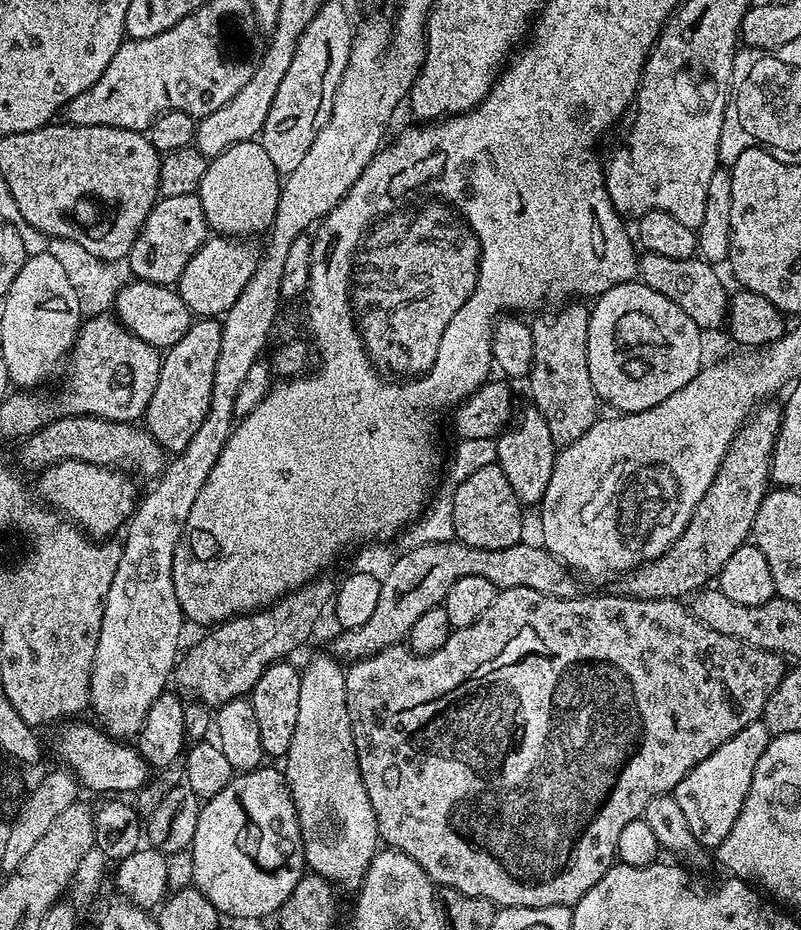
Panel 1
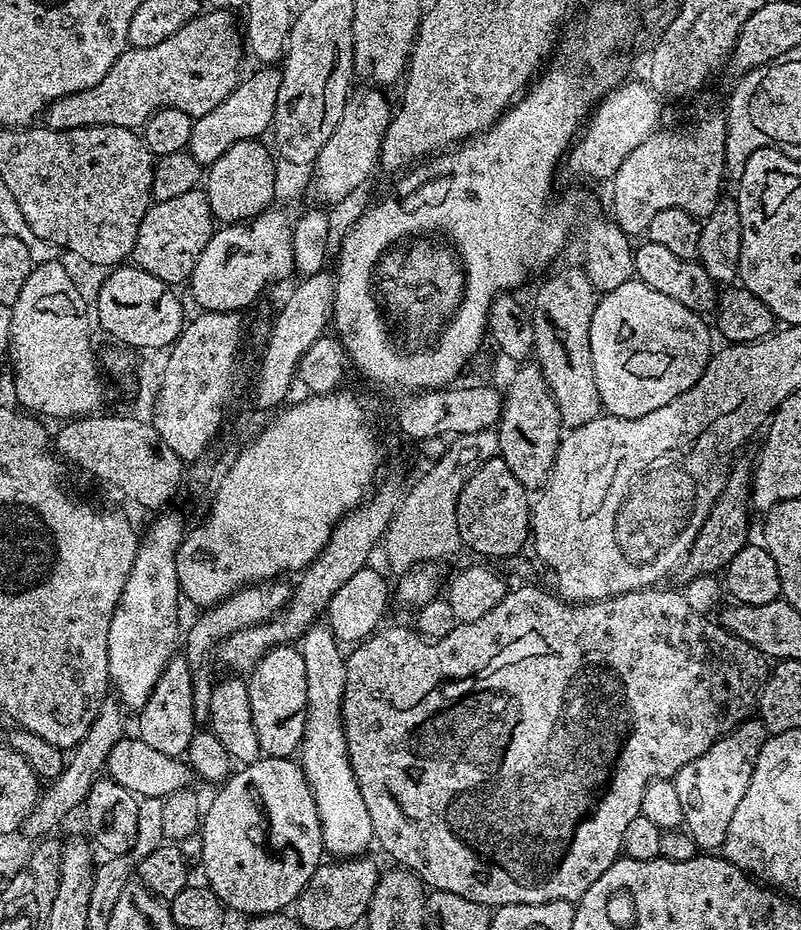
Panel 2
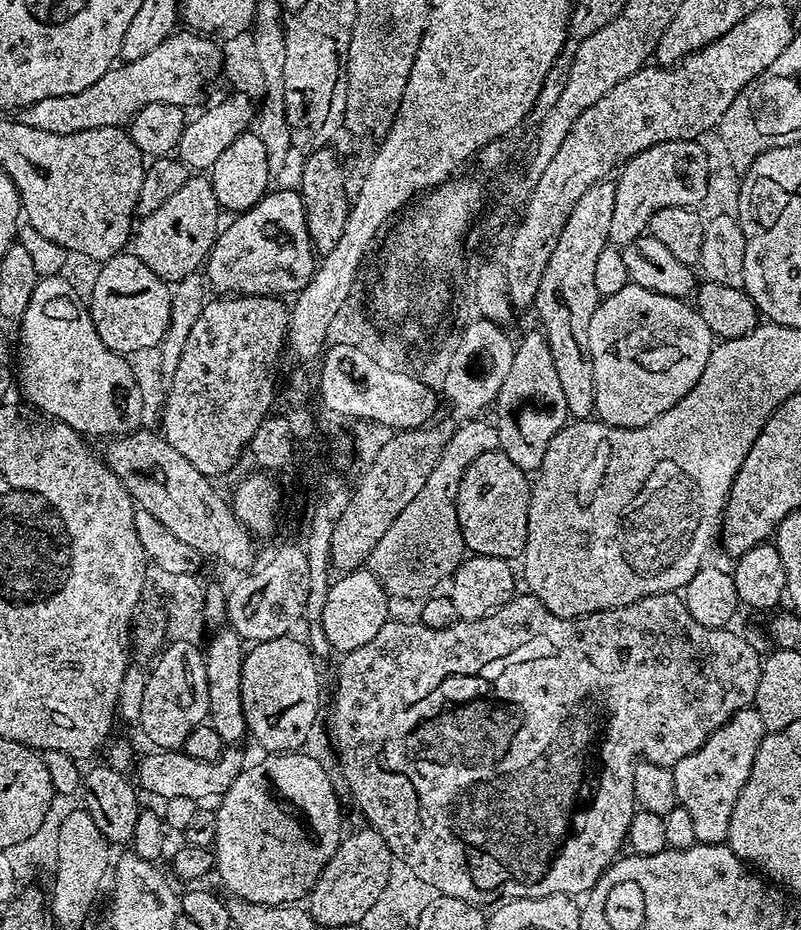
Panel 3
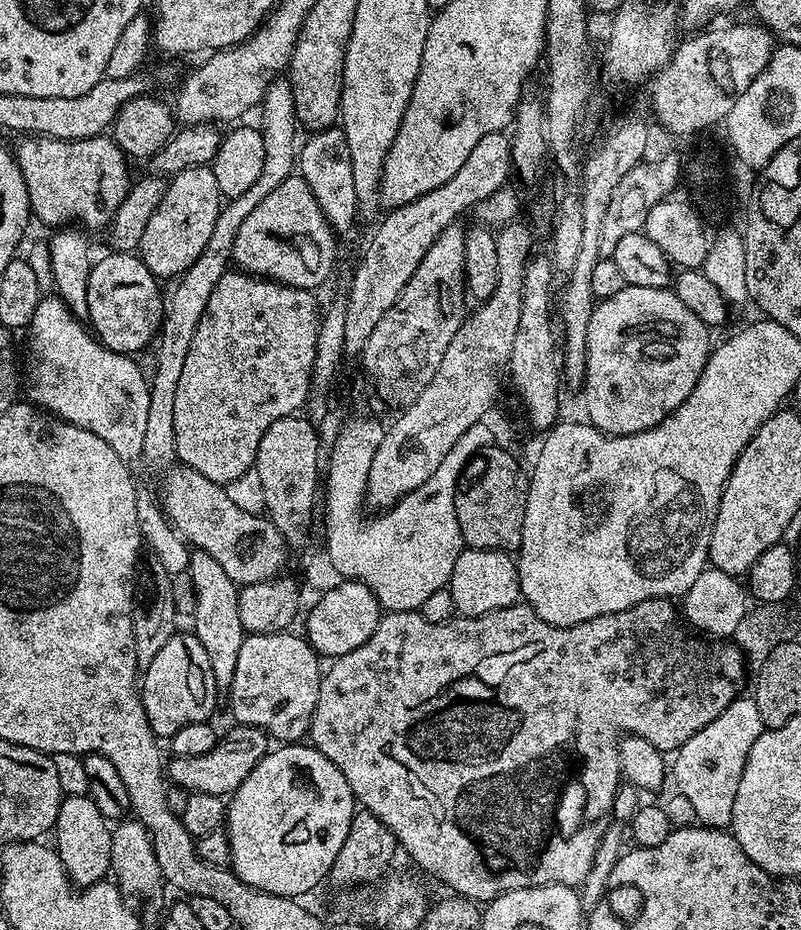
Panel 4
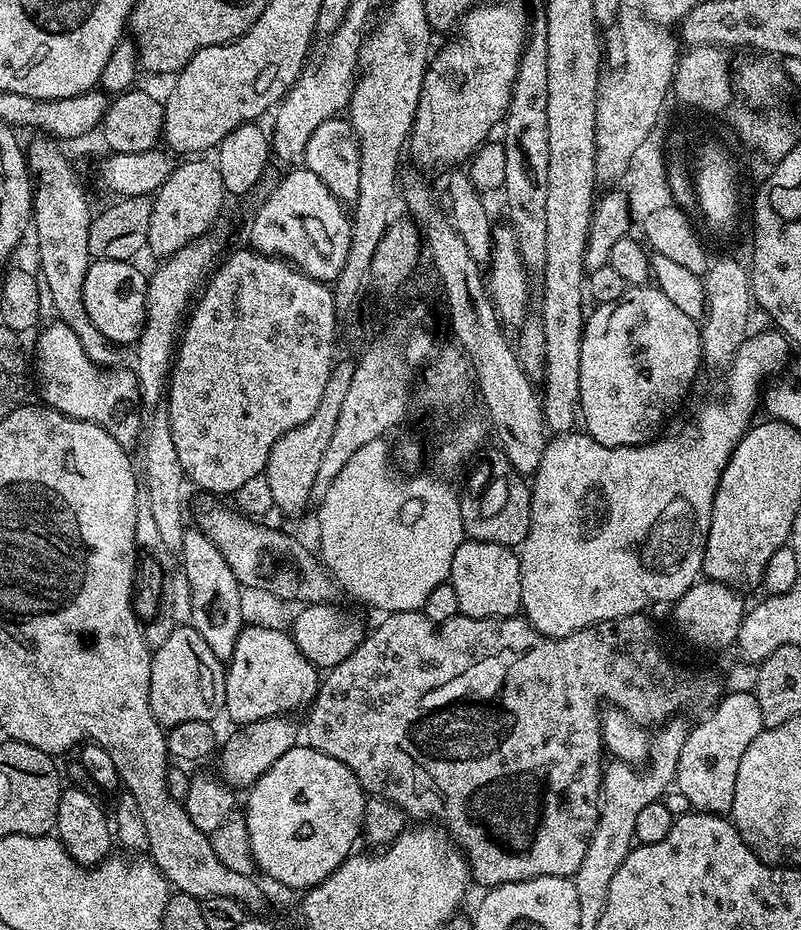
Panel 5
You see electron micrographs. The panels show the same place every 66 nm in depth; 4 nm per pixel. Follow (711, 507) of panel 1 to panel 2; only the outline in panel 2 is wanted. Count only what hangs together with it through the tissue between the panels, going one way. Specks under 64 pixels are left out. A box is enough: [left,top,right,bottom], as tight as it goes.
[682,463,752,578]

